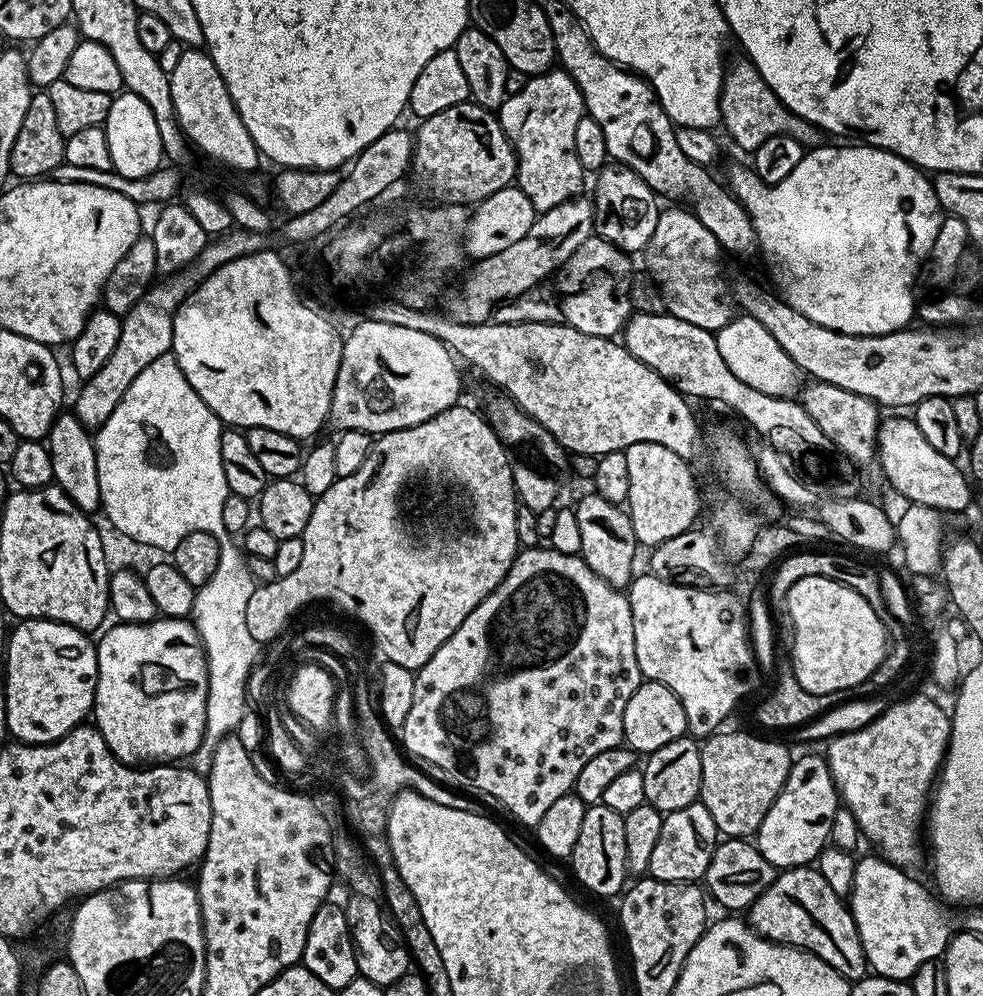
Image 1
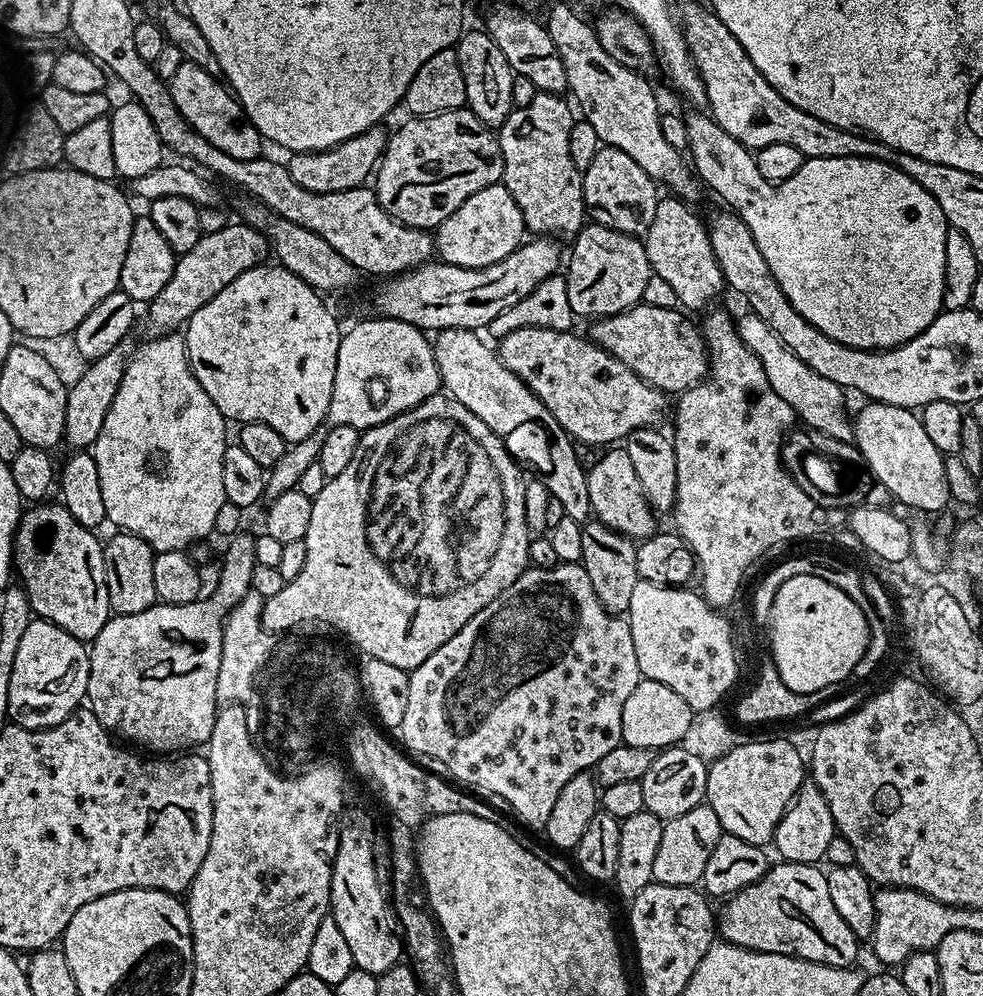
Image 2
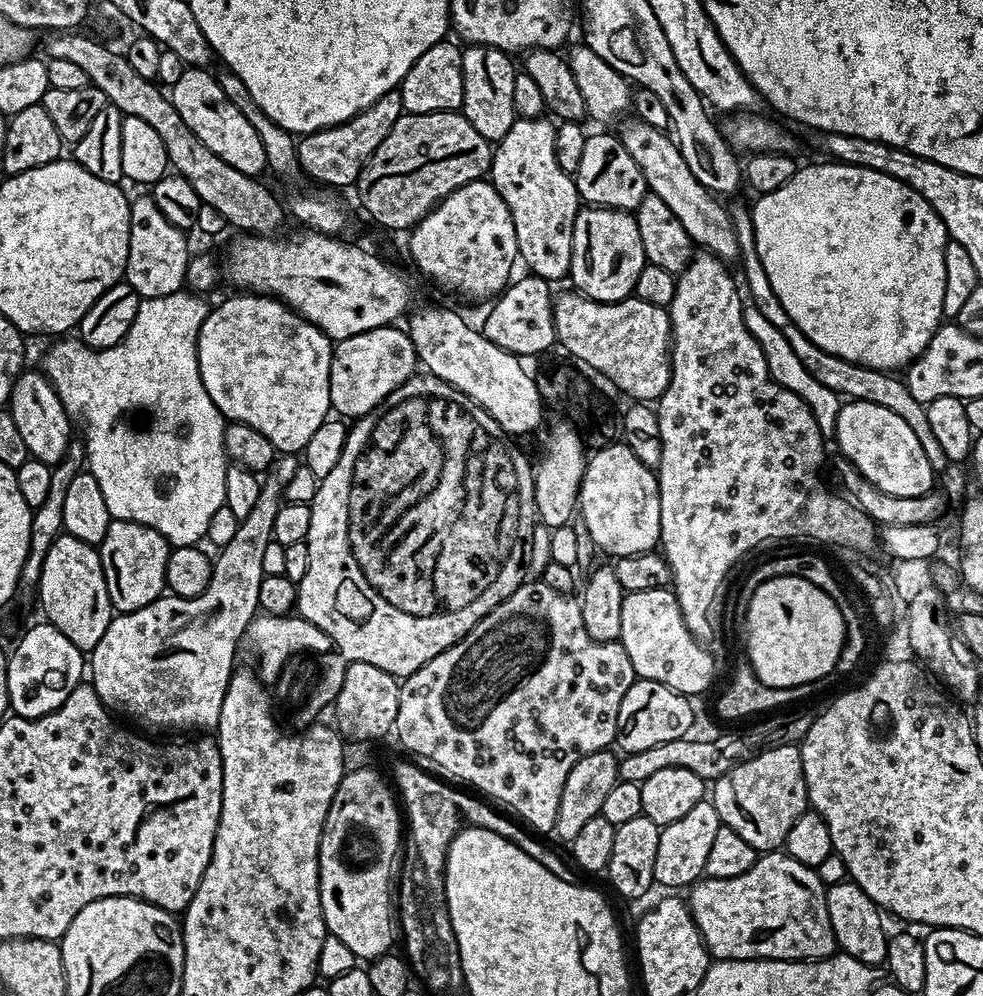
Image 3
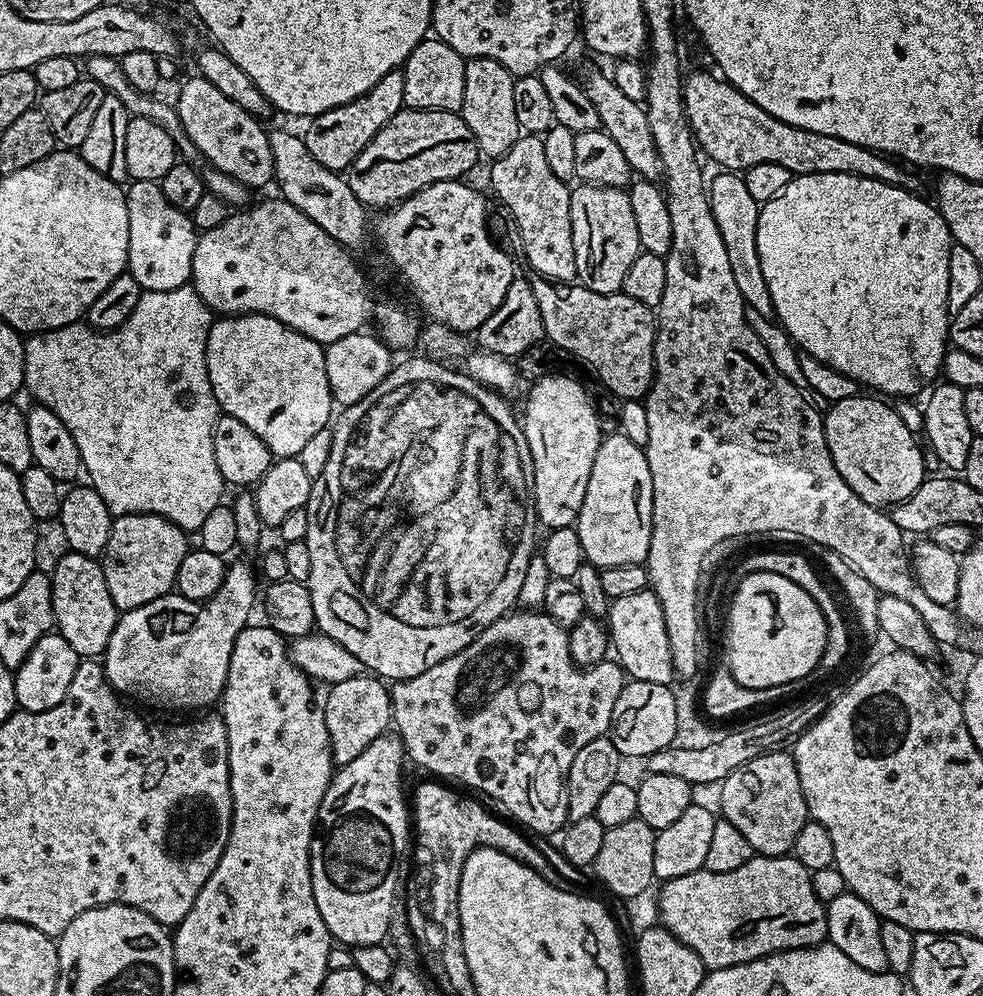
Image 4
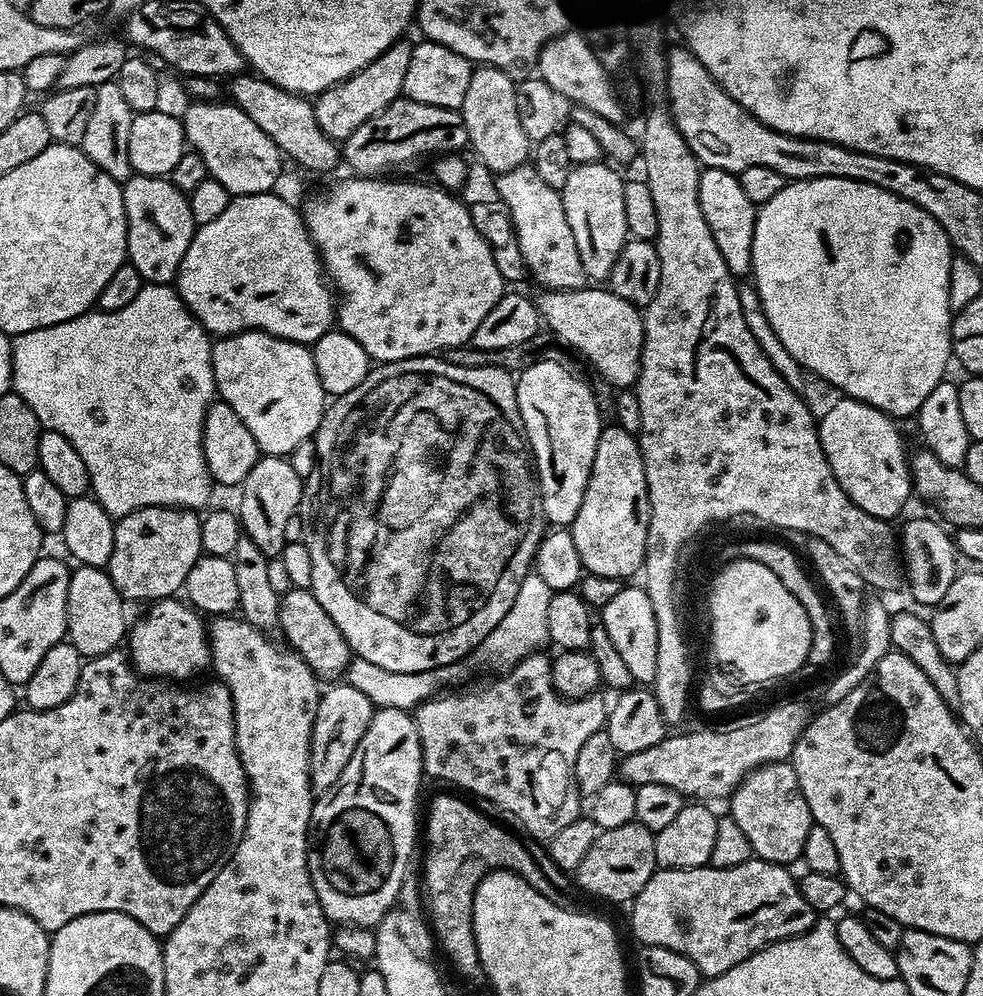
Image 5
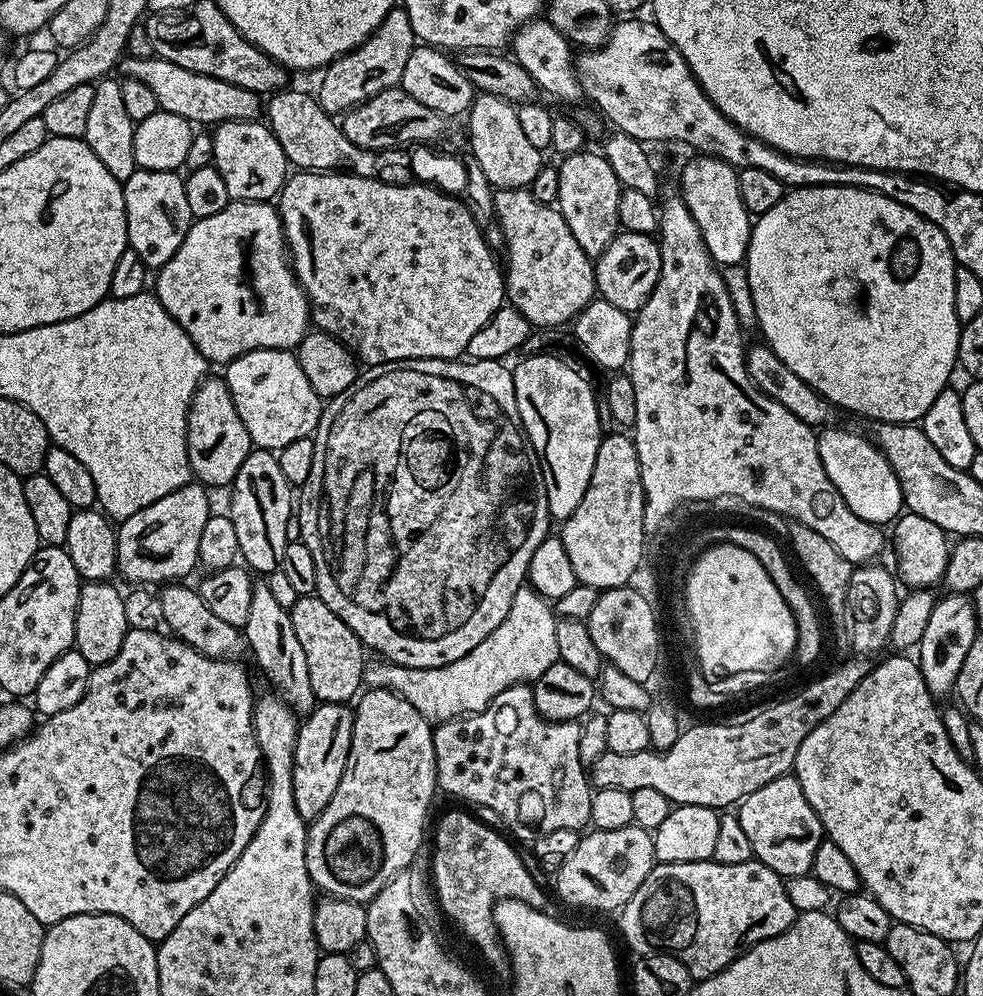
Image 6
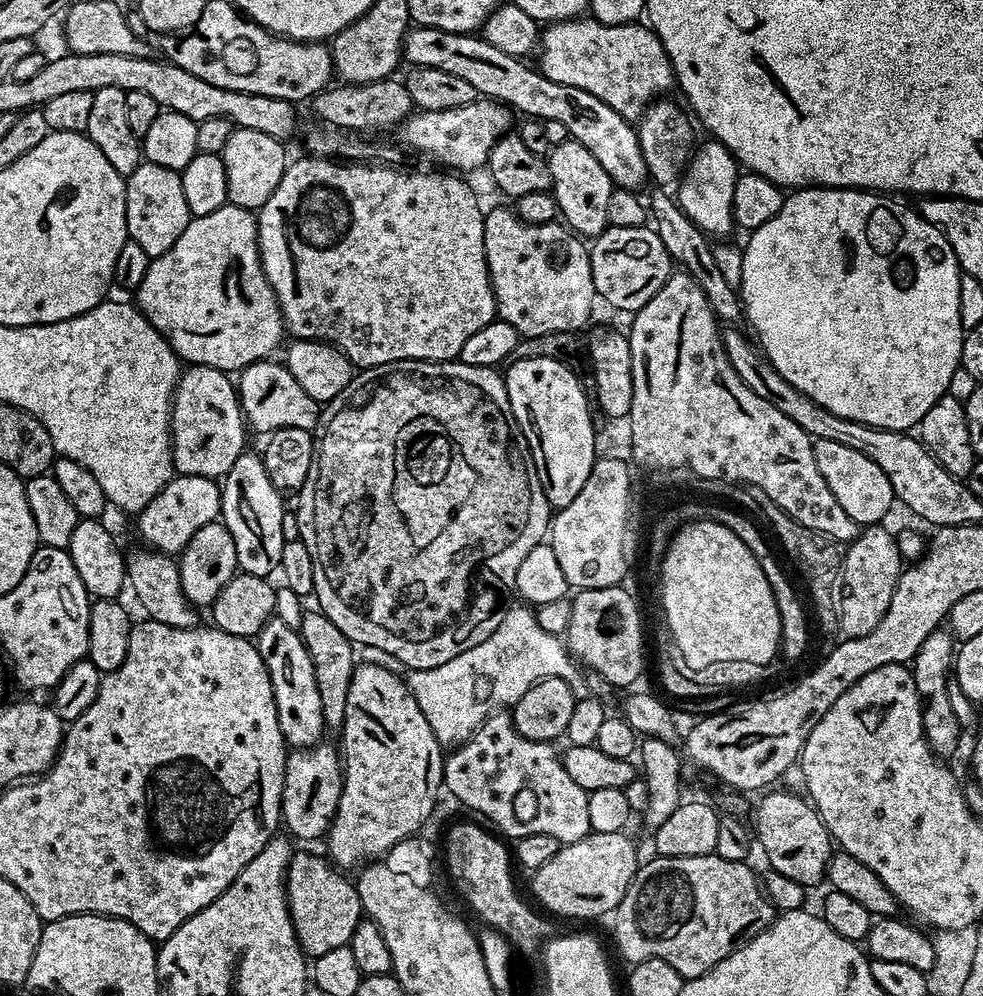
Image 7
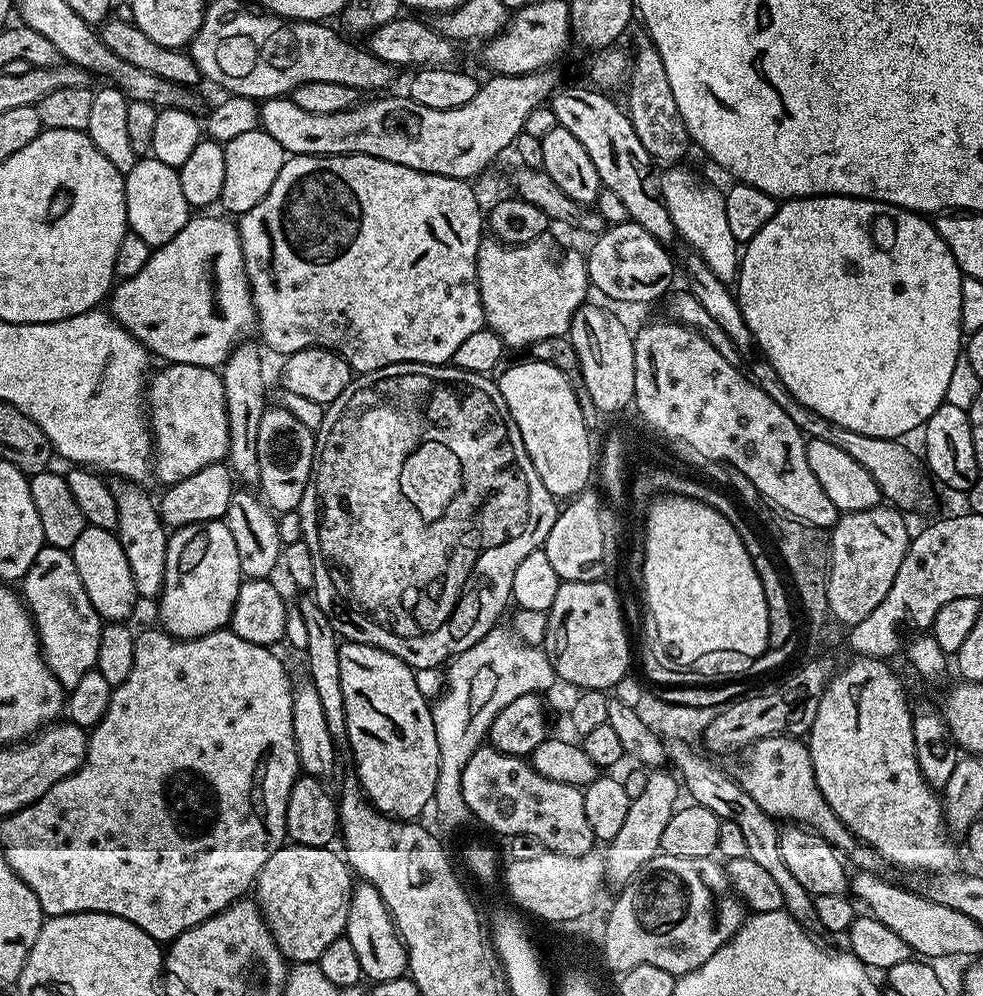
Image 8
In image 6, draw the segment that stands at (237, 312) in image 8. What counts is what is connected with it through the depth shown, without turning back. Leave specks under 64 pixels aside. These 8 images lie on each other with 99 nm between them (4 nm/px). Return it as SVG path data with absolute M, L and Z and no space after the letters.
M232 200L210 218L193 219L178 254L158 269L154 284L155 280L154 294L166 314L186 330L190 342L213 365L226 366L234 358L259 348L295 349L310 331L308 297L292 270L280 213L263 200Z

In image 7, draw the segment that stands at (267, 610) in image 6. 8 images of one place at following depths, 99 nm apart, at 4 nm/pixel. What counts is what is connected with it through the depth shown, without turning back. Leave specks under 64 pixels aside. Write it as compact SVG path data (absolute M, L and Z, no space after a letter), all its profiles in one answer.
M273 618L266 622L266 626L262 626L262 630L254 638L254 643L266 670L270 674L274 702L278 710L278 726L284 735L284 743L292 750L313 748L315 744L319 744L325 739L326 727L323 720L322 699L318 690L318 682L315 681L314 662L311 660L311 654L304 644L303 638L297 629L286 626L286 622Z

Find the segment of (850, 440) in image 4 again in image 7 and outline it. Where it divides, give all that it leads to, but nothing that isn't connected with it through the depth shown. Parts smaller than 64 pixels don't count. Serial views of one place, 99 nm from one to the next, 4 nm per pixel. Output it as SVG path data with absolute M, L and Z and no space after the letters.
M817 440L812 445L814 462L818 462L818 470L822 478L826 478L826 486L838 498L842 510L854 518L857 526L876 526L894 505L890 478L882 474L878 462L870 462L866 454L858 454L858 450L850 450L850 446L842 446L842 442L826 442Z

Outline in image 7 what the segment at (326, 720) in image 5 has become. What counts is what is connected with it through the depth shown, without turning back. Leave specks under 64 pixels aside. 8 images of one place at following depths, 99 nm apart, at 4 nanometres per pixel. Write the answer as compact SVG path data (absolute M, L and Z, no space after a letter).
M321 742L313 748L298 748L288 753L280 814L287 835L297 841L327 837L336 817L338 802L344 789L344 770L337 745L335 748L328 743Z

